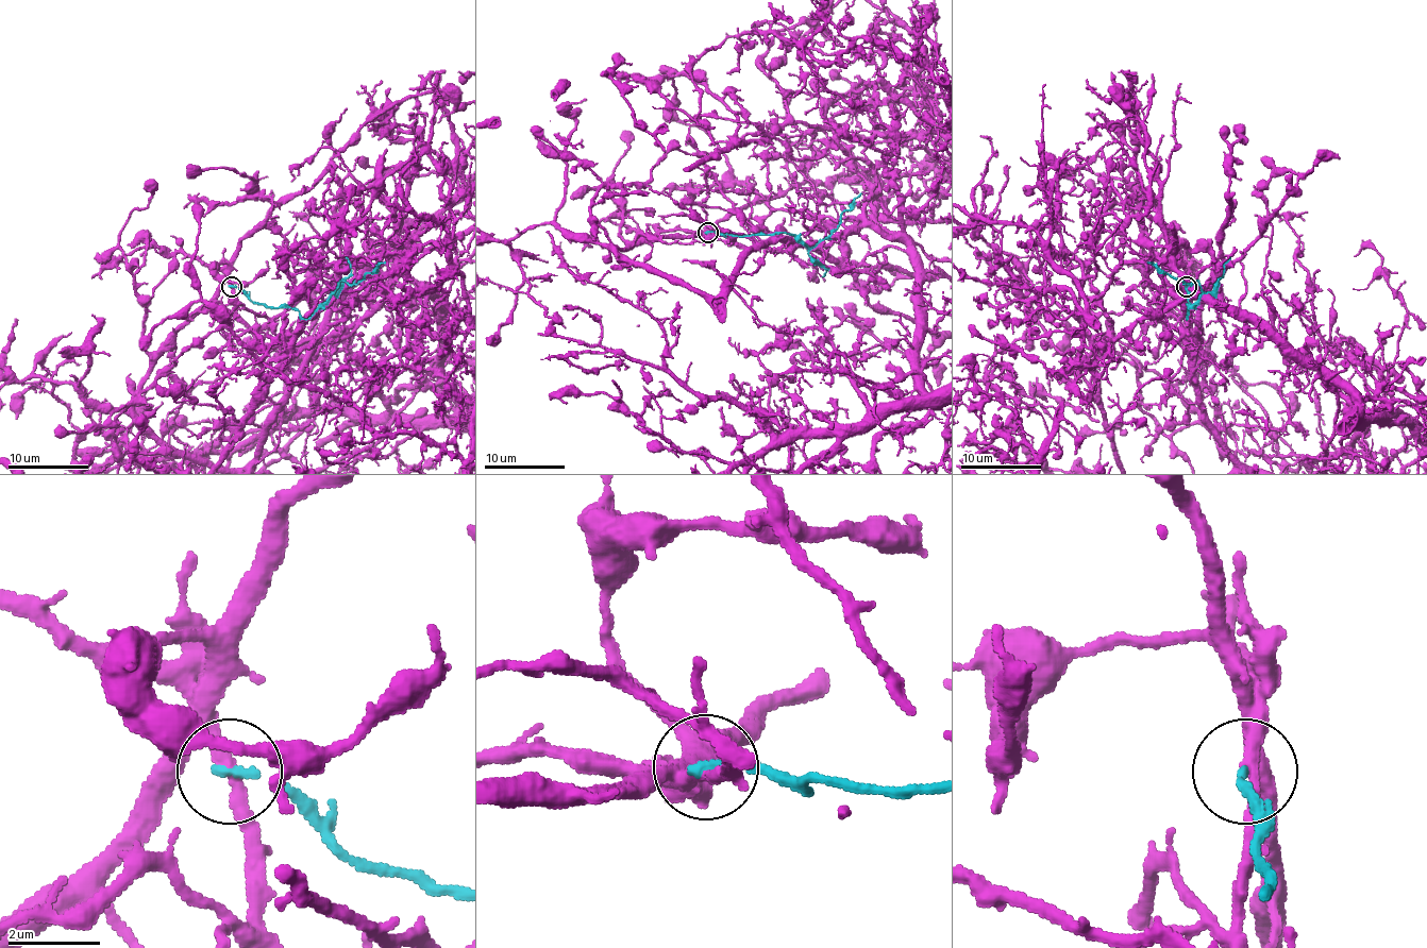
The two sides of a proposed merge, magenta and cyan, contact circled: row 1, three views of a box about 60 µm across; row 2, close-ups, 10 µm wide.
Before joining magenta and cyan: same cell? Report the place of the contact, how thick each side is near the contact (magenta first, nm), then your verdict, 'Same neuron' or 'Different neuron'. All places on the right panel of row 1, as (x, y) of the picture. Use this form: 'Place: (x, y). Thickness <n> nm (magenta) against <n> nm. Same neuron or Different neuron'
Place: (1186, 286). Thickness 280 nm (magenta) against 200 nm. Different neuron

